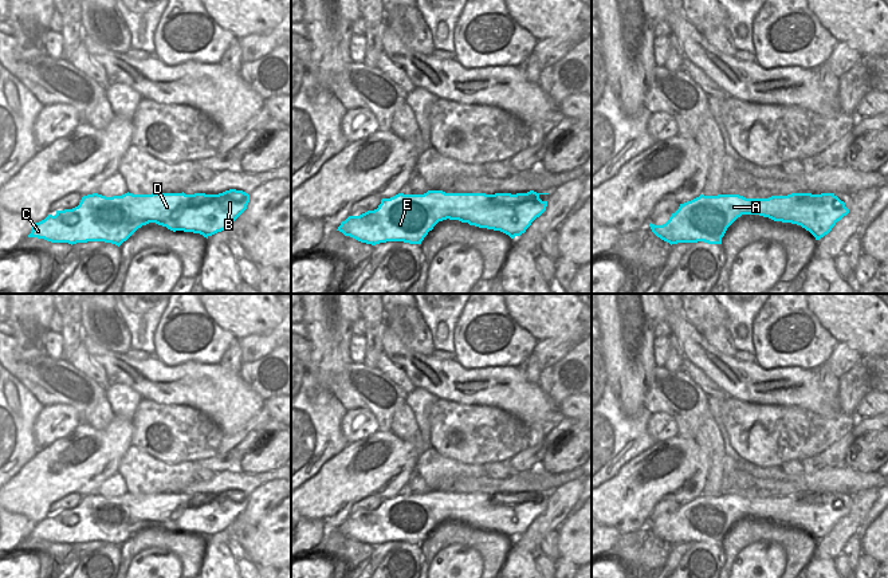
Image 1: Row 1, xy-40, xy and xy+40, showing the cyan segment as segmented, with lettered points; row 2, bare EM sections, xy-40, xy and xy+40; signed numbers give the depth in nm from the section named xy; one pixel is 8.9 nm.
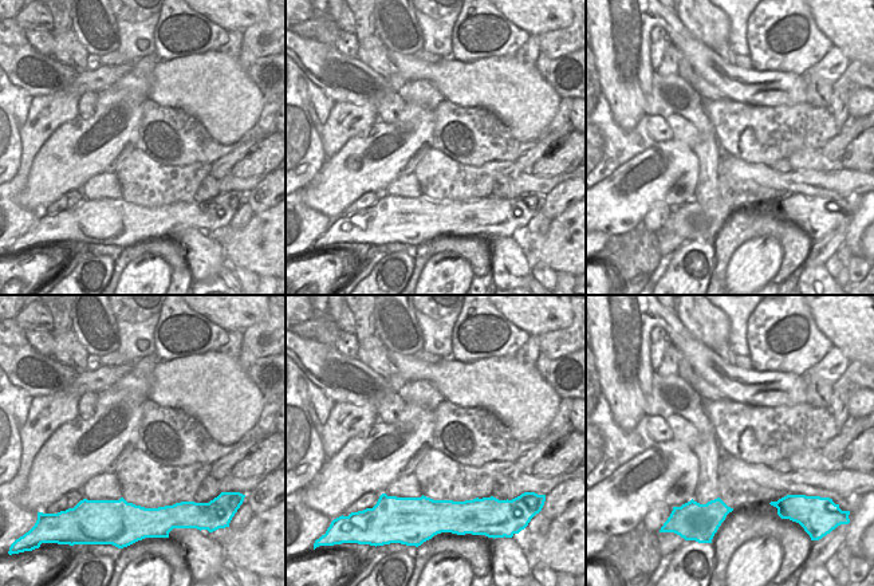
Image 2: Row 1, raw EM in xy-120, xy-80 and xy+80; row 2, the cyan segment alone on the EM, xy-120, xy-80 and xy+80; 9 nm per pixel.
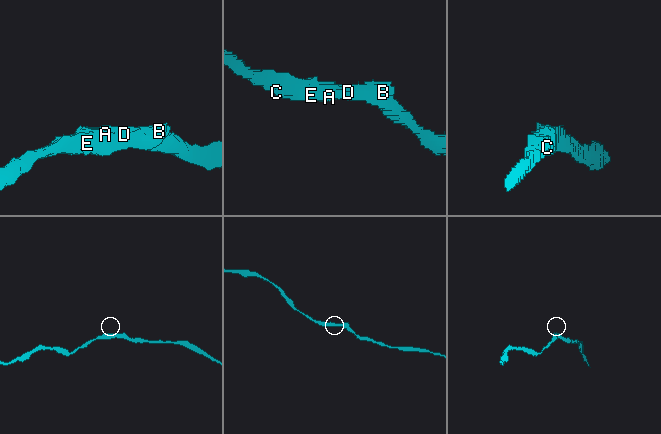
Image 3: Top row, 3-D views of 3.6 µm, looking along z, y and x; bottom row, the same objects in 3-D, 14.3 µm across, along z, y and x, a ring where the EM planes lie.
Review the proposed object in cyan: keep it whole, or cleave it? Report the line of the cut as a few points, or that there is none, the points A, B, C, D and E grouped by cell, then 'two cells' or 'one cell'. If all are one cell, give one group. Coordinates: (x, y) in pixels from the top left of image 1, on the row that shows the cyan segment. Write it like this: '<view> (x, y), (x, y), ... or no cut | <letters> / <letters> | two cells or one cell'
no cut | A B C D E | one cell

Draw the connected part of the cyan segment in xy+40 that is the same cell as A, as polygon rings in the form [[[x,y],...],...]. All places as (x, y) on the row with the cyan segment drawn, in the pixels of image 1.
[[[791,193],[769,198],[739,194],[704,196],[680,204],[663,225],[649,224],[652,232],[672,244],[722,244],[727,228],[742,215],[759,215],[774,221],[791,223],[809,231],[816,240],[828,235],[849,213],[834,193]]]

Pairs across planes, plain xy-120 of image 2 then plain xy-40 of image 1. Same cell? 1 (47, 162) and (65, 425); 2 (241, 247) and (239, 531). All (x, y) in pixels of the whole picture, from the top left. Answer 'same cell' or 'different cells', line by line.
1: different cells
2: different cells

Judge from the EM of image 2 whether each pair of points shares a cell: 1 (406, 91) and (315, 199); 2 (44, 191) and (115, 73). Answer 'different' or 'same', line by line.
1: different
2: different

